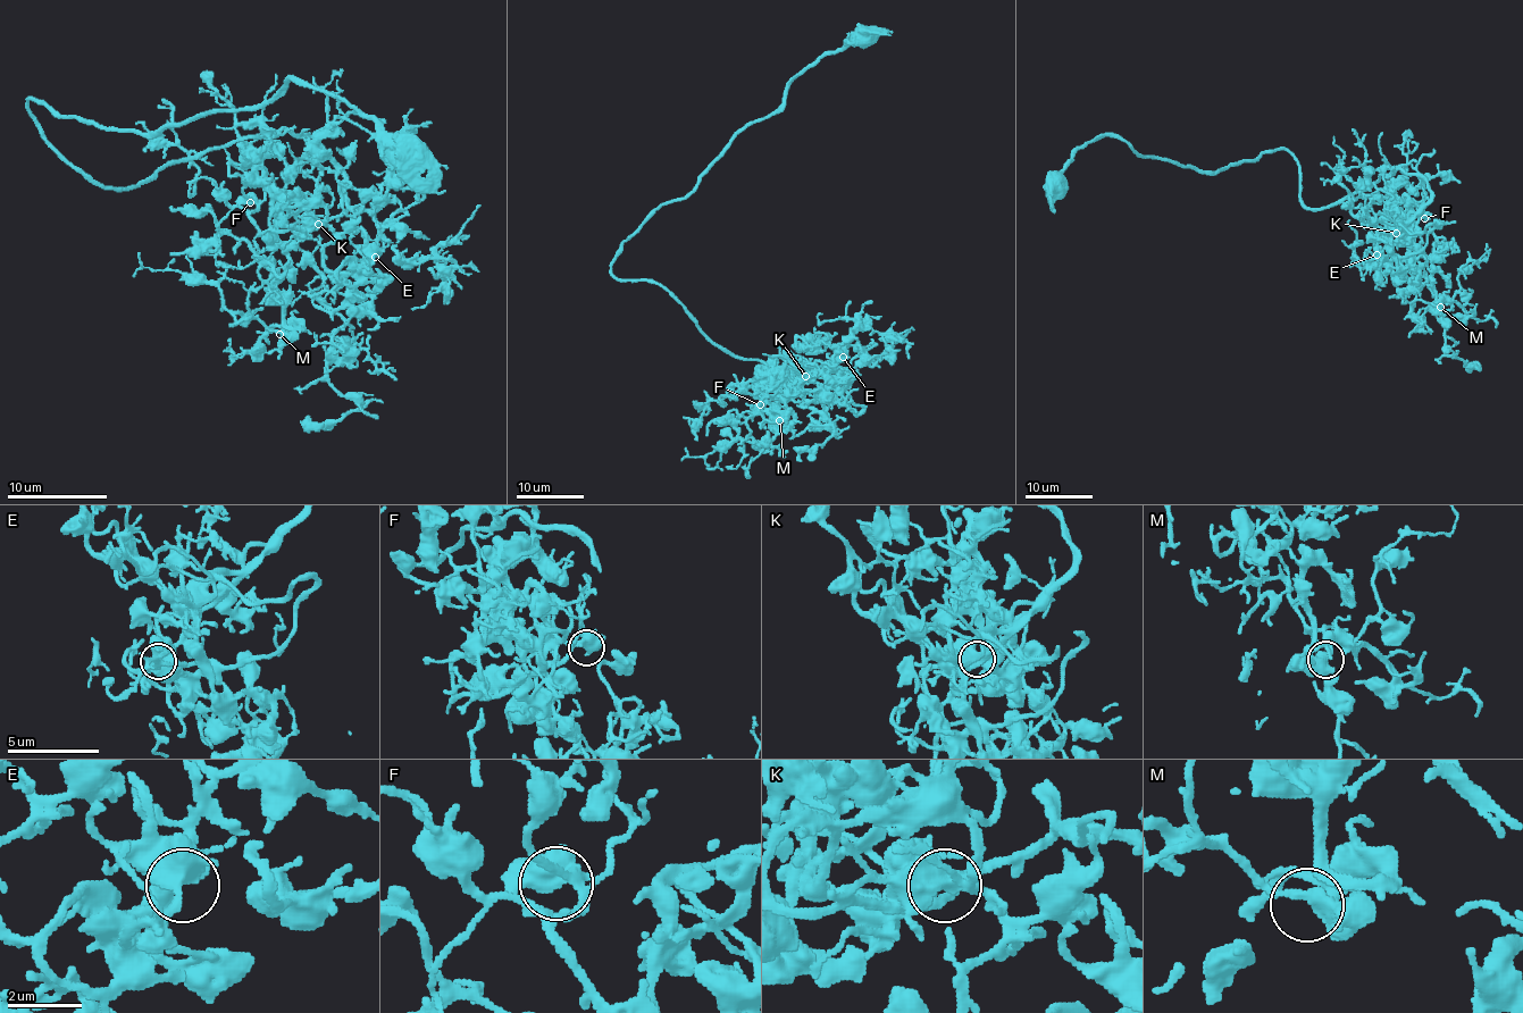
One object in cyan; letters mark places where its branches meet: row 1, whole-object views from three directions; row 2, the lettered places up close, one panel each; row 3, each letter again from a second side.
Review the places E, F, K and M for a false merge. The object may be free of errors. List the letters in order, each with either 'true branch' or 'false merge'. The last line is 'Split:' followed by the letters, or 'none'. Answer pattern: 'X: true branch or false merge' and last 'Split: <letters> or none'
E: true branch
F: true branch
K: true branch
M: true branch
Split: none

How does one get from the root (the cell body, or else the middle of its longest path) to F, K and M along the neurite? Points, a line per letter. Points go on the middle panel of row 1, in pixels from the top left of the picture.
F: (863, 32), (810, 64), (611, 265), (666, 289), (718, 345), (761, 360), (760, 405)
K: (863, 32), (810, 64), (611, 265), (617, 278), (666, 289), (718, 345), (783, 368), (793, 391), (804, 375)
M: (863, 32), (810, 64), (611, 265), (617, 278), (666, 289), (718, 345), (761, 360), (785, 402), (779, 420)

